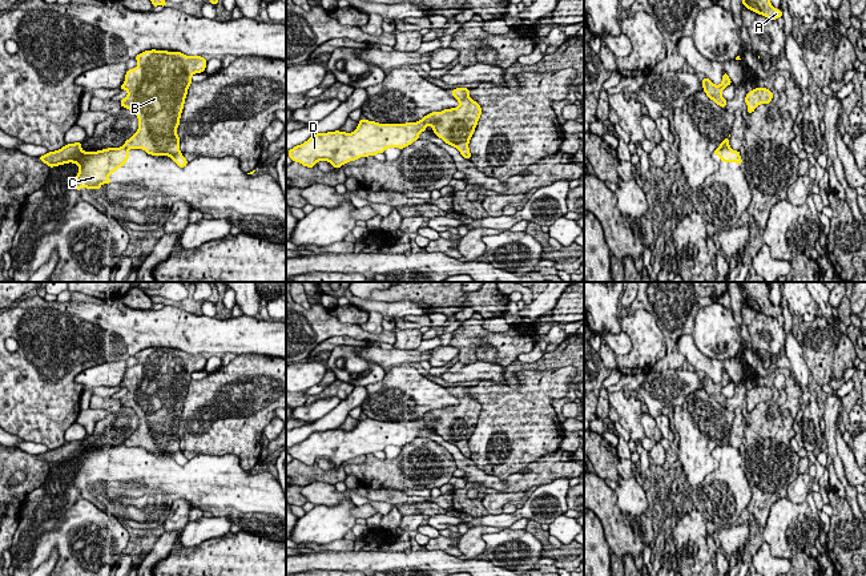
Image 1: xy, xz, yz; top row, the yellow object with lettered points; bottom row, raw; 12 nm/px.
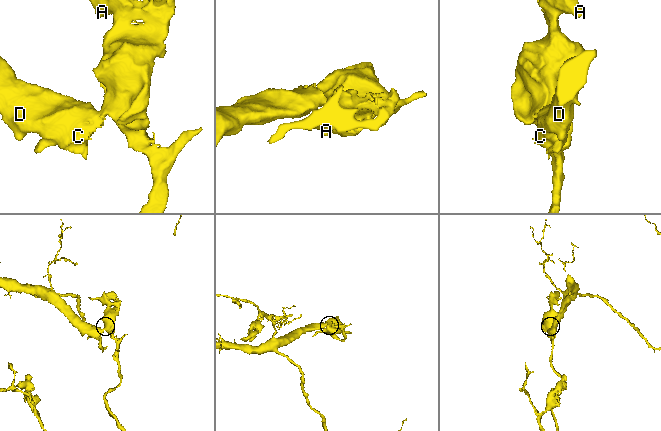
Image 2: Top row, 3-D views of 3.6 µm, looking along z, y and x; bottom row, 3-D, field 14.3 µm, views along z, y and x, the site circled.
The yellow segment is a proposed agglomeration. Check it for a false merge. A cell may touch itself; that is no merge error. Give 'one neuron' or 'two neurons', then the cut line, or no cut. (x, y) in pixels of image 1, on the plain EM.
two neurons; cut xz (423, 415), (426, 422)

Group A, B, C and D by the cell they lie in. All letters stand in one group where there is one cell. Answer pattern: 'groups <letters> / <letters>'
groups A B / C D

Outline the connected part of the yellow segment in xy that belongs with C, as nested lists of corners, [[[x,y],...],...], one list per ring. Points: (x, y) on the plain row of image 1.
[[[81,440],[68,442],[59,448],[48,450],[39,458],[49,466],[68,460],[78,463],[74,487],[101,487],[102,482],[112,482],[109,472],[122,466],[130,452],[125,444],[108,446],[97,450],[84,450]]]

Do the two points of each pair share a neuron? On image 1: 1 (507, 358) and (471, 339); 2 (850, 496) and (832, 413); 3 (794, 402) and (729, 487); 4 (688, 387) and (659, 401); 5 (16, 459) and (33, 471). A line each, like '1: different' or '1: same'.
1: same
2: same
3: different
4: same
5: same

